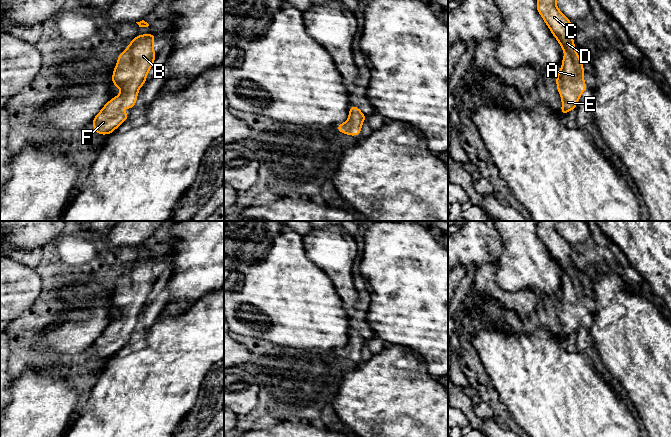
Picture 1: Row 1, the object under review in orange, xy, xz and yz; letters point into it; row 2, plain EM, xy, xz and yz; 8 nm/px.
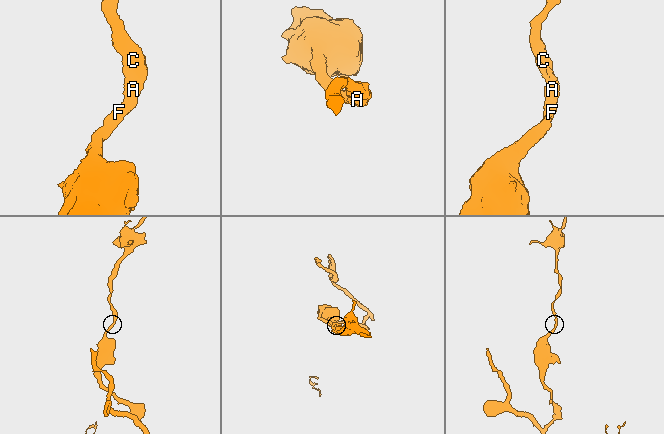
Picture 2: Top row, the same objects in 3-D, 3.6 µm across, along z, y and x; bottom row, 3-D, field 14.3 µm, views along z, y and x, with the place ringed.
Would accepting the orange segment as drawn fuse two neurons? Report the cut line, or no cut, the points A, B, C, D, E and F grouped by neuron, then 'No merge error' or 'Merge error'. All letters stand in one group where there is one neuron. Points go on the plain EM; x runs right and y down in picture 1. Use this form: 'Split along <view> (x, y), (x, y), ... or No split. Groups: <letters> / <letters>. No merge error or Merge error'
No split. Groups: A B C D E F. No merge error

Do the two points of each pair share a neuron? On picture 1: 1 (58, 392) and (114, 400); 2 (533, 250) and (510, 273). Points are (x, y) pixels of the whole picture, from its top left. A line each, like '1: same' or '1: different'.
1: different
2: same

